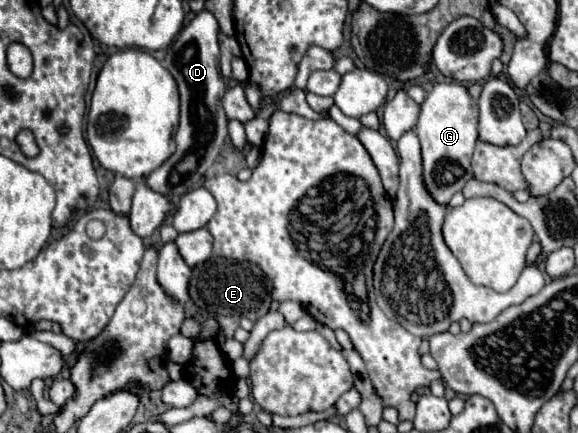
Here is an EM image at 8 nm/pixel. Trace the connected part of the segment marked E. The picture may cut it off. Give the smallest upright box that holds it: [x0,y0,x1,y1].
[189,258,273,322]

